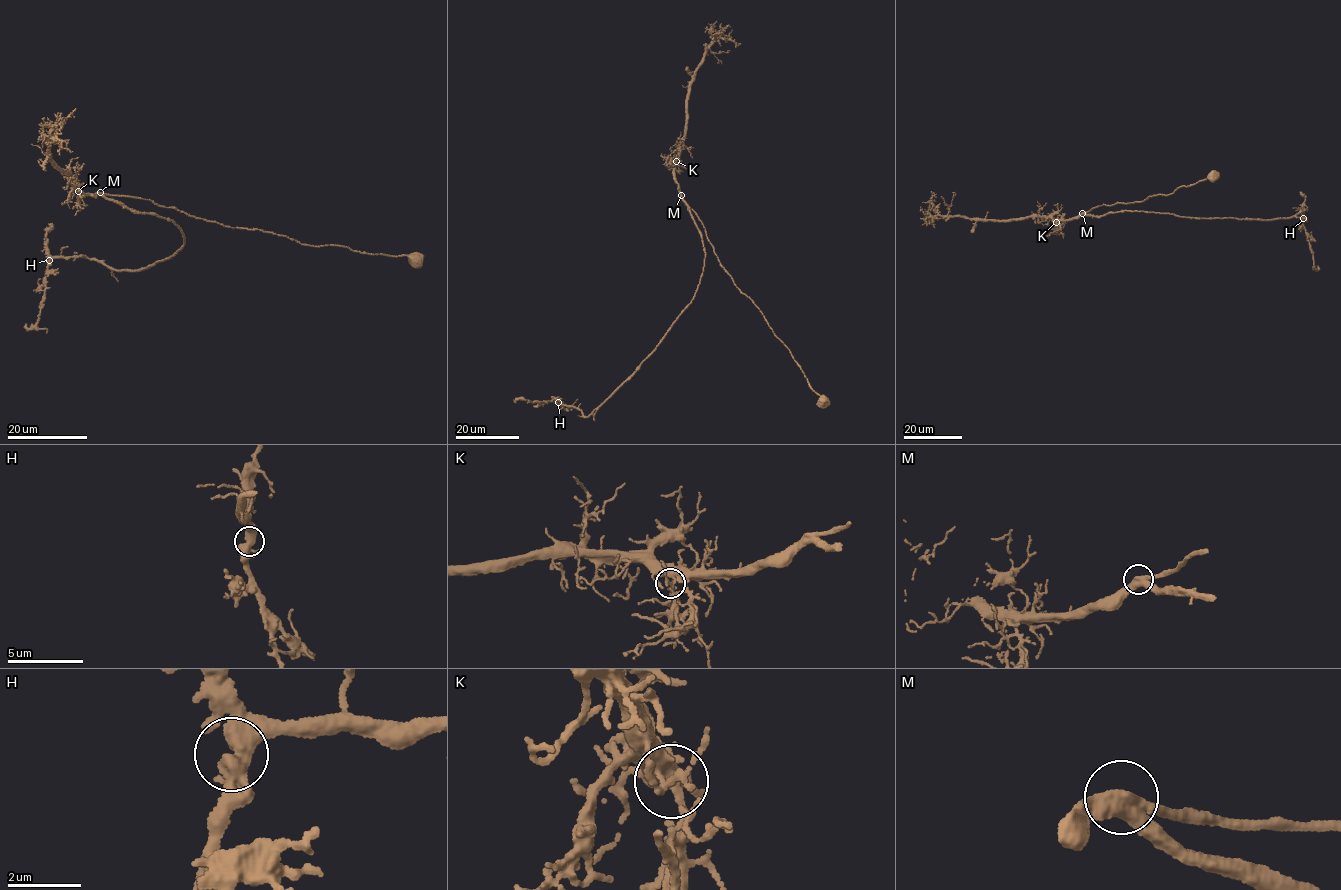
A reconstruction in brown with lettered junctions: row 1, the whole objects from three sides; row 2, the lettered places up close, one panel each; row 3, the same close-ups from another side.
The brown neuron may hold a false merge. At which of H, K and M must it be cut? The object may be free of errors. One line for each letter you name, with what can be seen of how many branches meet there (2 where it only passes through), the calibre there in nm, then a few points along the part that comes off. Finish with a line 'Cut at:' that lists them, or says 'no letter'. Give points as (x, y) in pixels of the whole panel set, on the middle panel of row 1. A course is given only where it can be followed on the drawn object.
Cut at: no letter

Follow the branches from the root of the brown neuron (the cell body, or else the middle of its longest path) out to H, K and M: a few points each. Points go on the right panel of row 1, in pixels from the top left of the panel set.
H: (1214, 174), (1166, 196), (1103, 204), (1085, 213), (1144, 210), (1270, 220), (1304, 209), (1303, 218)
K: (1214, 174), (1180, 187), (1166, 196), (1153, 195), (1130, 203), (1103, 204), (1080, 216), (1056, 222)
M: (1214, 174), (1180, 187), (1166, 196), (1153, 195), (1130, 203), (1103, 204), (1082, 212)

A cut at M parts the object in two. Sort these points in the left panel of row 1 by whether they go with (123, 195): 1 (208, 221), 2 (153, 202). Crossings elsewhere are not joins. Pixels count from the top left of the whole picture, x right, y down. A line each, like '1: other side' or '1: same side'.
1: same side
2: same side

